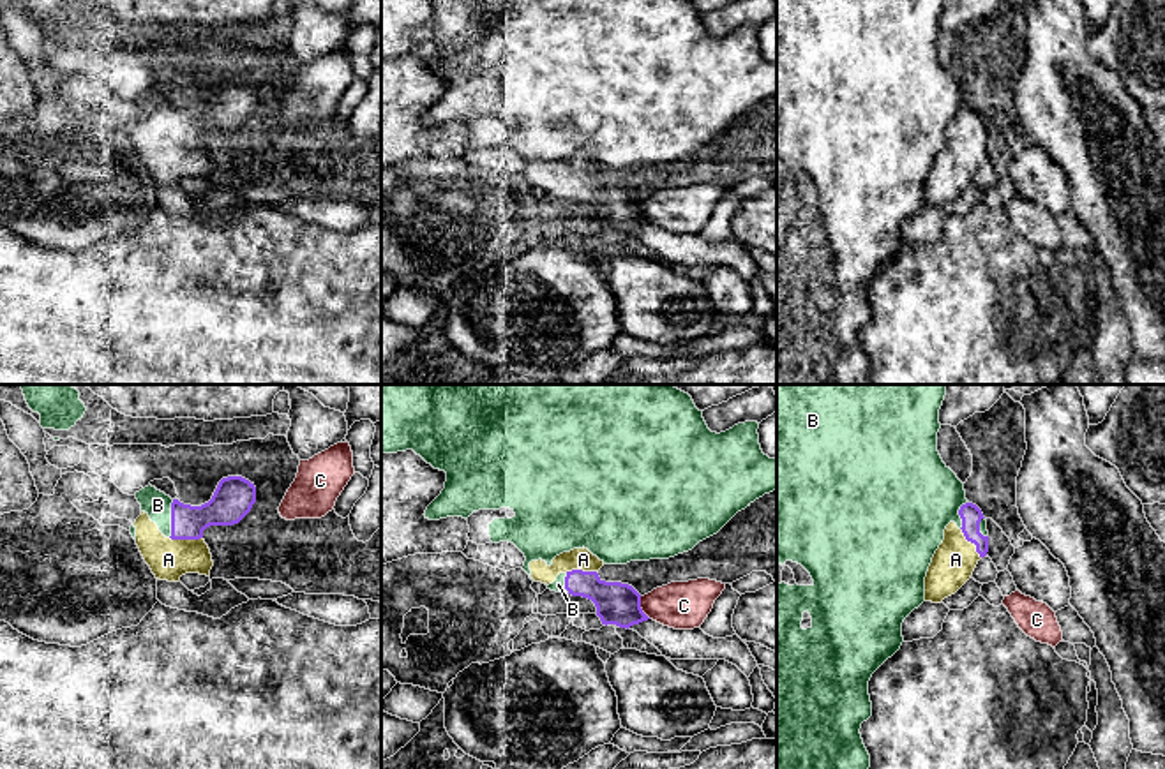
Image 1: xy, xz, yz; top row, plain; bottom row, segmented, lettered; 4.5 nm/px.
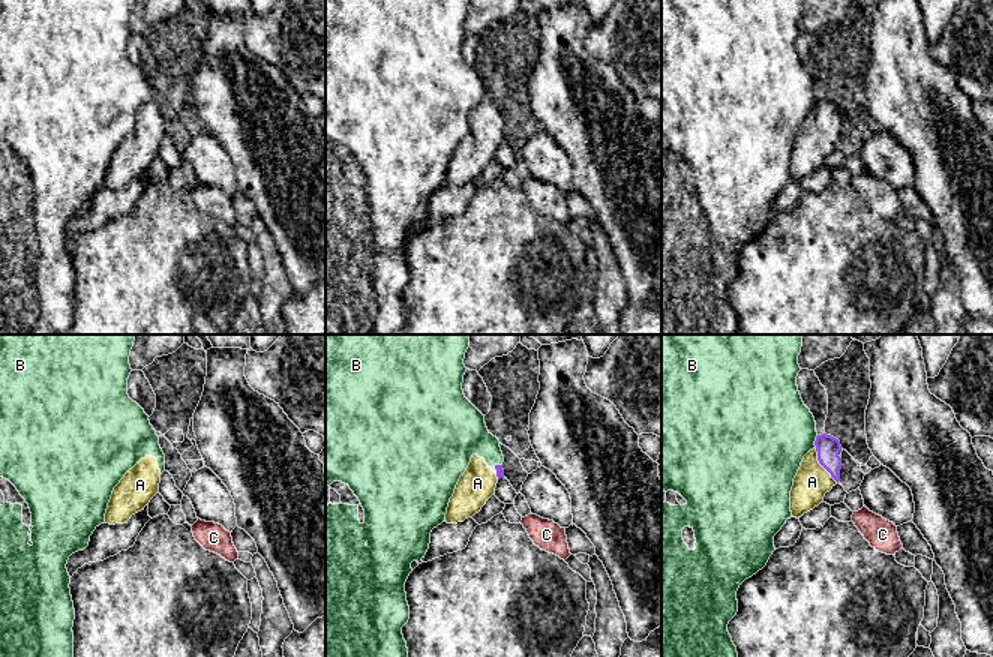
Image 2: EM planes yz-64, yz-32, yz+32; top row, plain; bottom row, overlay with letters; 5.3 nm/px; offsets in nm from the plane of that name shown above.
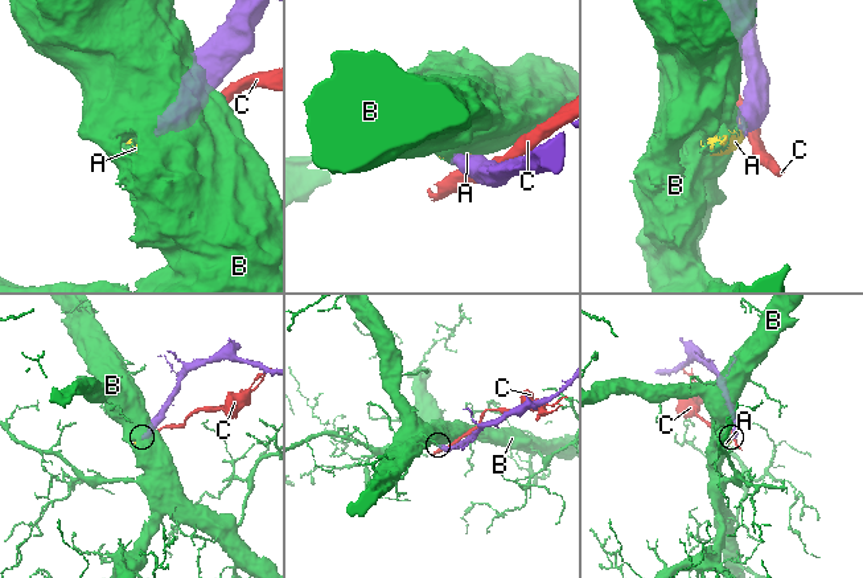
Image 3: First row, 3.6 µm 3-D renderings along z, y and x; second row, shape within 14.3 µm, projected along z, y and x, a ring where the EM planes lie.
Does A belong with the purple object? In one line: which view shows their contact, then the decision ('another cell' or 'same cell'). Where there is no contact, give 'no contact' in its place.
xy | same cell

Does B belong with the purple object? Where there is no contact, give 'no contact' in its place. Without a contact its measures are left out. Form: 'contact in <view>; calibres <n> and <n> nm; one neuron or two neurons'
contact in xy; calibres 160 and 120 nm; two neurons

